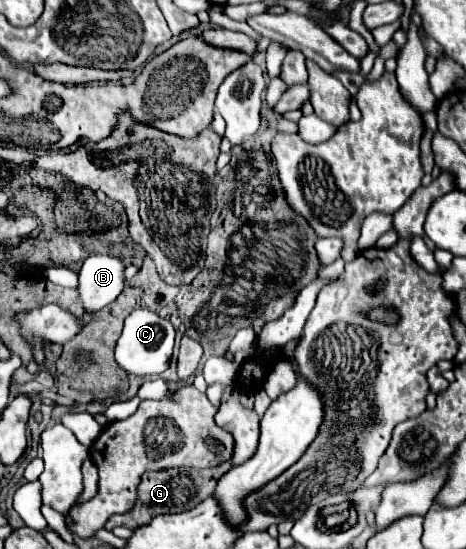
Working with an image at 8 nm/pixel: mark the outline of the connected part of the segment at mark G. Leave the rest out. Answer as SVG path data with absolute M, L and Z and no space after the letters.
M223 462L215 468L207 470L197 470L197 468L171 468L171 470L161 470L161 472L145 472L141 476L141 482L137 486L137 502L135 506L125 512L125 514L115 514L109 518L105 524L105 530L113 530L115 526L127 526L127 528L139 528L143 524L149 524L153 516L159 514L171 514L171 512L183 512L189 508L195 508L205 500L205 496L211 496L219 478L231 470L231 462Z

